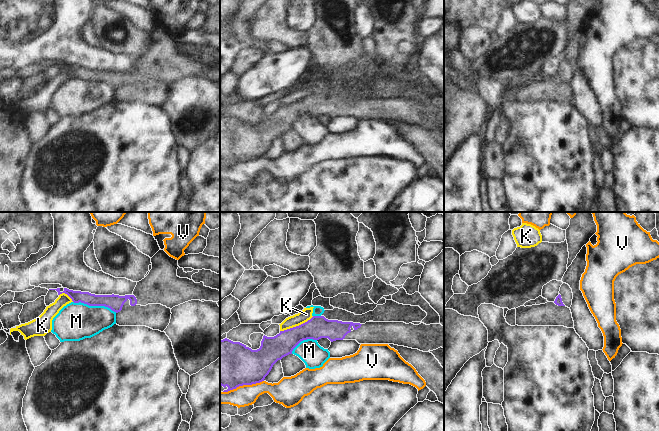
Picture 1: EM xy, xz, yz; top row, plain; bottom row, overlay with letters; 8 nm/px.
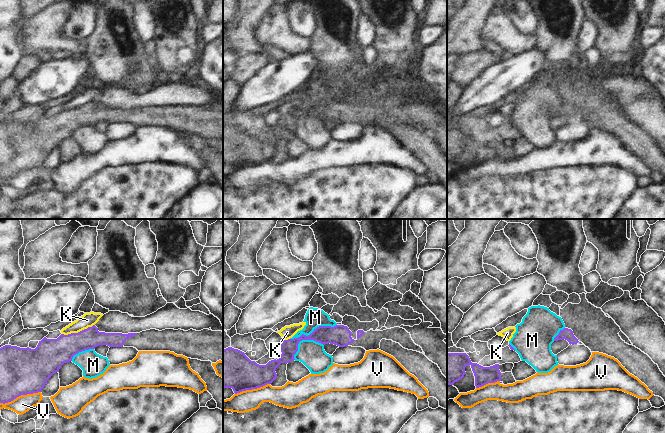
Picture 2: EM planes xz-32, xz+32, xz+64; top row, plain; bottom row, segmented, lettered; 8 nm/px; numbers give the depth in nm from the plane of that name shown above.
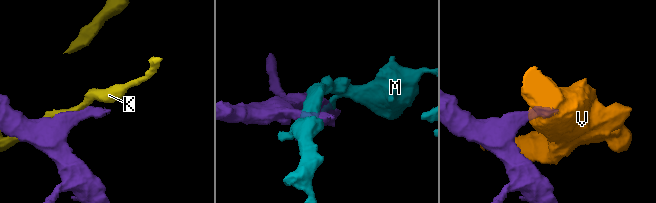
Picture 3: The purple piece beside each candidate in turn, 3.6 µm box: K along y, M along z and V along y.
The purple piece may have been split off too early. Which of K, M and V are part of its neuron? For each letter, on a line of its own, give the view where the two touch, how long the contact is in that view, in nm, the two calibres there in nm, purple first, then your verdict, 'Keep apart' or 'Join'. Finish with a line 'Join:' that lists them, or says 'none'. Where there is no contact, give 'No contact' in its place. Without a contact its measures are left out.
K: Touches purple in xz. Shared border 300 nm. Thickness 190 nm (purple) against 90 nm. Keep apart
M: Touches purple in xy. Shared border 360 nm. Thickness 130 nm (purple) against 300 nm. Keep apart
V: Touches purple in xz. Shared border 340 nm. Thickness 360 nm (purple) against 170 nm. Keep apart
Join: none.

